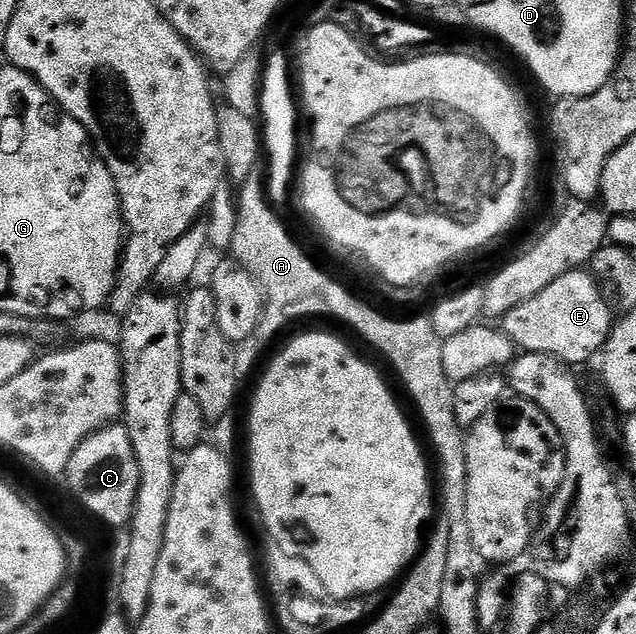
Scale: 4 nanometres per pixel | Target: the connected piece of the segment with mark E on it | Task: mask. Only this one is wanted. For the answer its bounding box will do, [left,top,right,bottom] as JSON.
[500,268,616,366]

